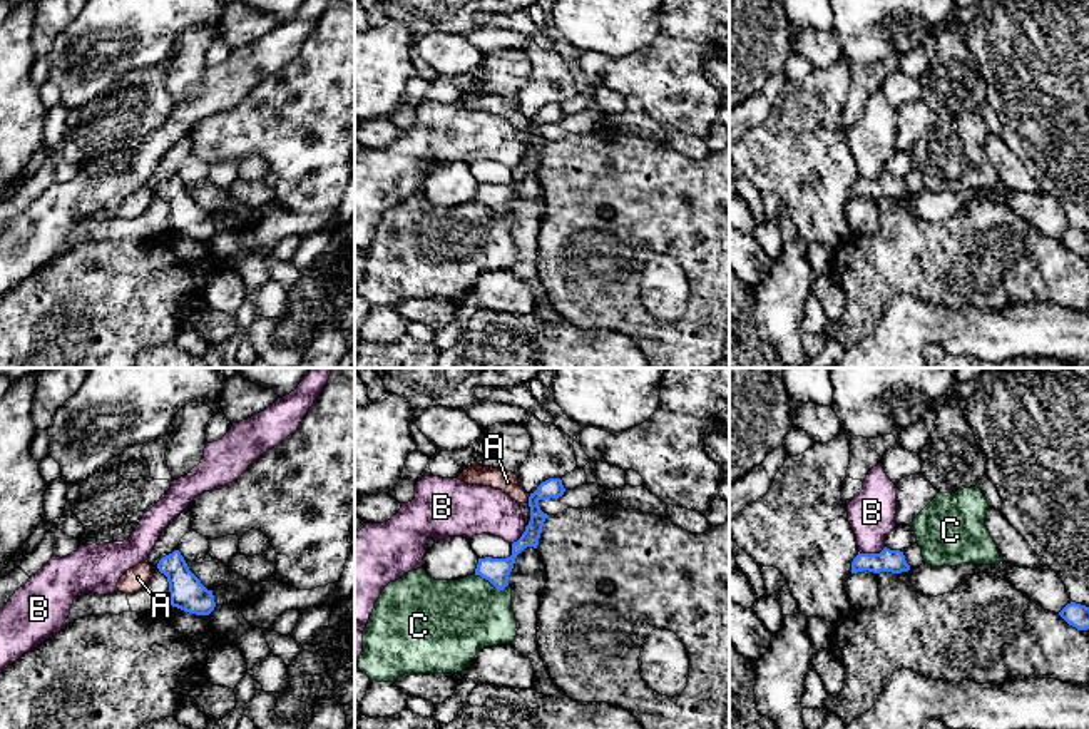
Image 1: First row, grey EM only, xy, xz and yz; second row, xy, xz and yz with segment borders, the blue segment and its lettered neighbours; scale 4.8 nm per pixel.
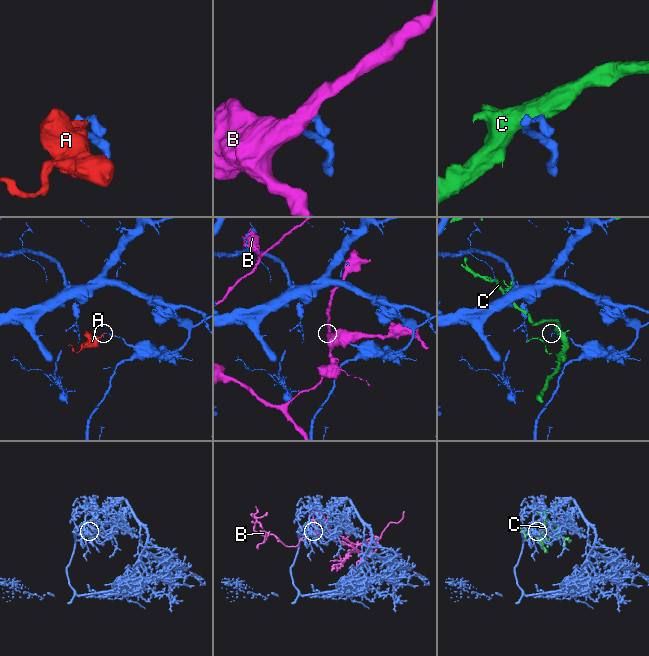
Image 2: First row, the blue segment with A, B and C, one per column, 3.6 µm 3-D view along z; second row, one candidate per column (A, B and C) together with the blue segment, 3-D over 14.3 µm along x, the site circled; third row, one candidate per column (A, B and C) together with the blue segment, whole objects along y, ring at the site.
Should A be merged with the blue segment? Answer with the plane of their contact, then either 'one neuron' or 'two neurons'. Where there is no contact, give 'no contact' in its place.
meets blue in xz; two neurons

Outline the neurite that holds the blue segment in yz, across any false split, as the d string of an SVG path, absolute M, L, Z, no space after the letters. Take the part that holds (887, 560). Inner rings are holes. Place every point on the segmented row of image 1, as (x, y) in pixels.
M883 548L880 553L860 553L851 562L851 574L855 572L892 572L892 574L902 574L908 572L910 565L905 560L903 552L900 550L890 550Z

